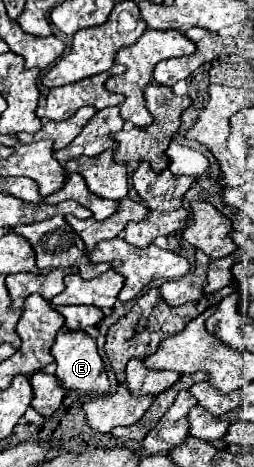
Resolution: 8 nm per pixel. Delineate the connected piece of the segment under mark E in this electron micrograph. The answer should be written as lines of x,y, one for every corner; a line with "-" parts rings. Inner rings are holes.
66,331
56,335
56,341
50,349
56,359
56,379
64,389
80,389
80,391
98,391
106,393
110,389
108,375
104,371
102,357
98,355
96,341
82,331

